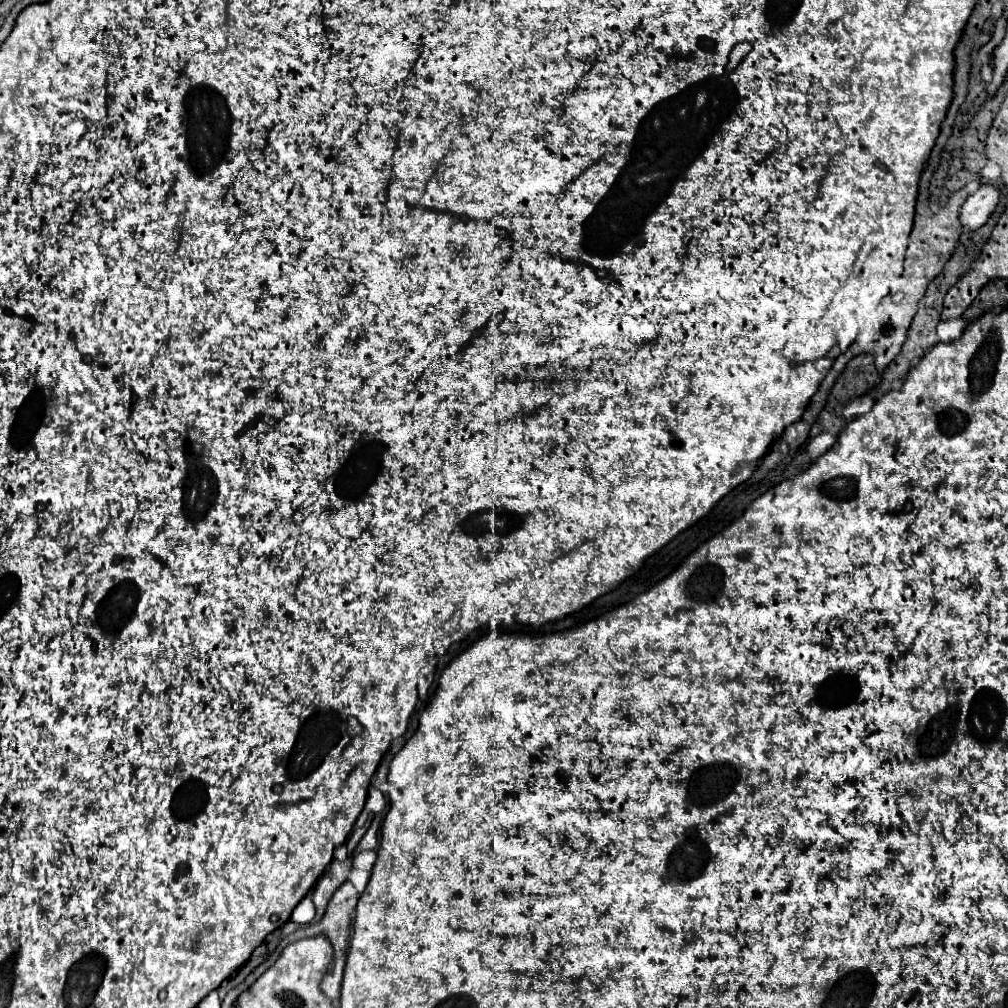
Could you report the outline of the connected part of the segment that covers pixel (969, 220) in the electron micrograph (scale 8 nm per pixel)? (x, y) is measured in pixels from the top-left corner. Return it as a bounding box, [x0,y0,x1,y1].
[961,185,1001,229]

